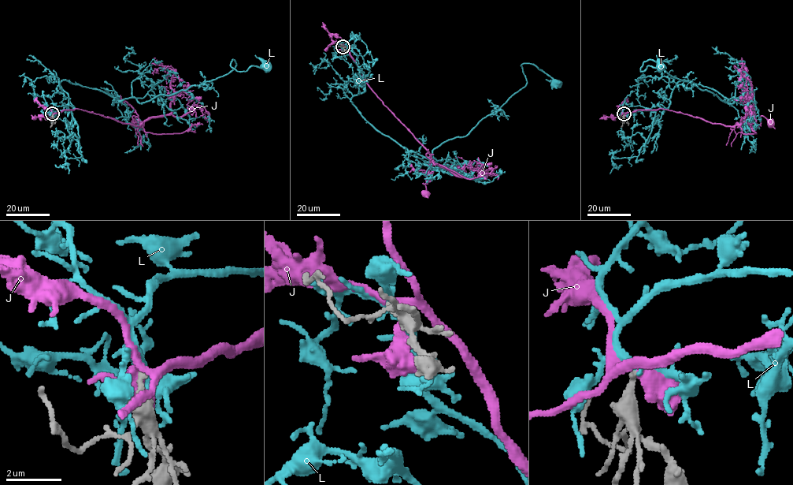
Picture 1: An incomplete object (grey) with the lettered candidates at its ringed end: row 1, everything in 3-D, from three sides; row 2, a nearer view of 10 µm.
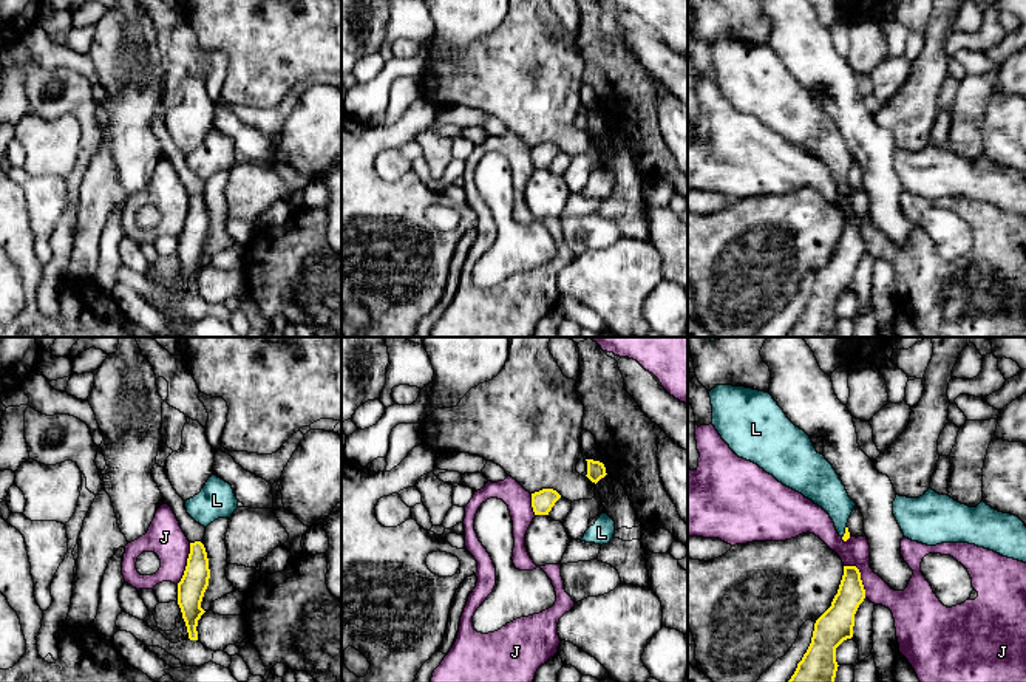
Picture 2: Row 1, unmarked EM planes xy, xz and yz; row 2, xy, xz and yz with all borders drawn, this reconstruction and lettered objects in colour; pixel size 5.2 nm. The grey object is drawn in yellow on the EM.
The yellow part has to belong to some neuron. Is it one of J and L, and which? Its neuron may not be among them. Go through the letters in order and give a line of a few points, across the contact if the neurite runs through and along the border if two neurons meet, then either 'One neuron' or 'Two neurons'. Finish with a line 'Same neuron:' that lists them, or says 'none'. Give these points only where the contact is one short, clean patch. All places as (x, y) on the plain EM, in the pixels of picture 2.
J: Line: yz (844, 218), (853, 218), (858, 223), (866, 251). Two neurons
L: Line: yz (845, 190), (845, 186), (839, 160), (825, 143). One neuron
Same neuron: L

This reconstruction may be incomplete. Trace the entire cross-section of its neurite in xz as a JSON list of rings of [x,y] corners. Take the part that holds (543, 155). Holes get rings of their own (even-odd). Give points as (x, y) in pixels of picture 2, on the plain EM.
[[[542,142],[532,147],[532,161],[535,169],[549,169],[559,152],[561,148],[553,142]]]

